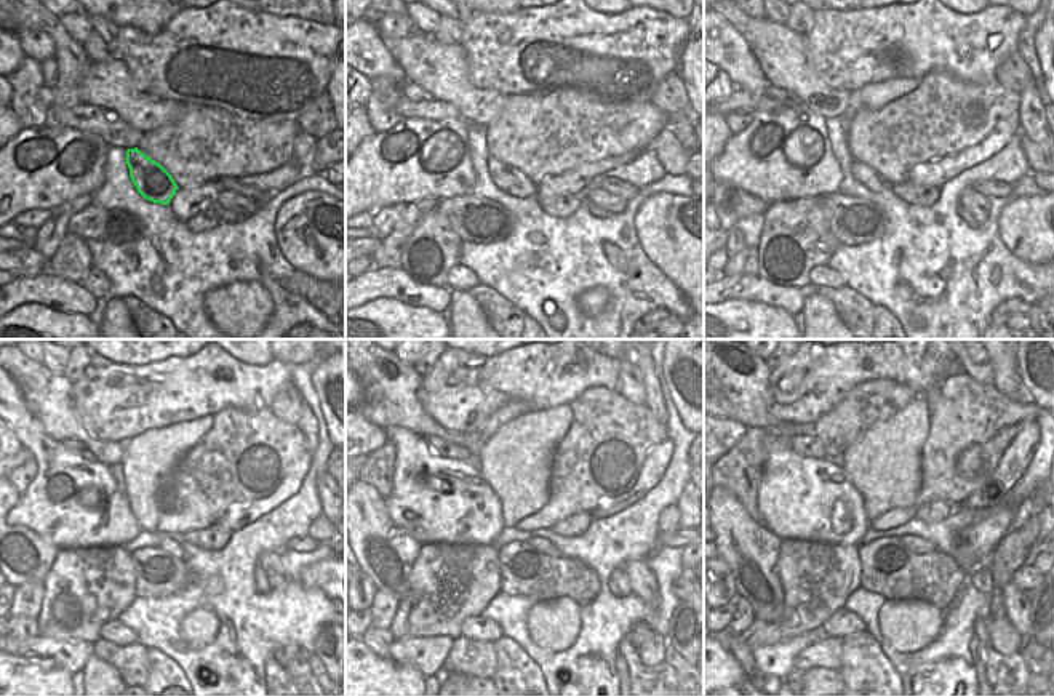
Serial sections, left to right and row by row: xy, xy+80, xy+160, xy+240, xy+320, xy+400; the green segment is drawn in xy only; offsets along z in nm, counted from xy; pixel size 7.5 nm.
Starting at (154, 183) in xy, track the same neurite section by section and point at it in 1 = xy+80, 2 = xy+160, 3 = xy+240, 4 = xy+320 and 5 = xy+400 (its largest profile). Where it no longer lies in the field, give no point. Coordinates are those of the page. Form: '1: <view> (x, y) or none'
1: xy+80 (509, 180)
2: xy+160 (872, 180)
3: xy+240 (170, 546)
4: xy+320 (541, 544)
5: xy+400 (920, 546)

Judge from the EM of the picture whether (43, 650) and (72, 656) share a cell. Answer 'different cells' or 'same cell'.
same cell

